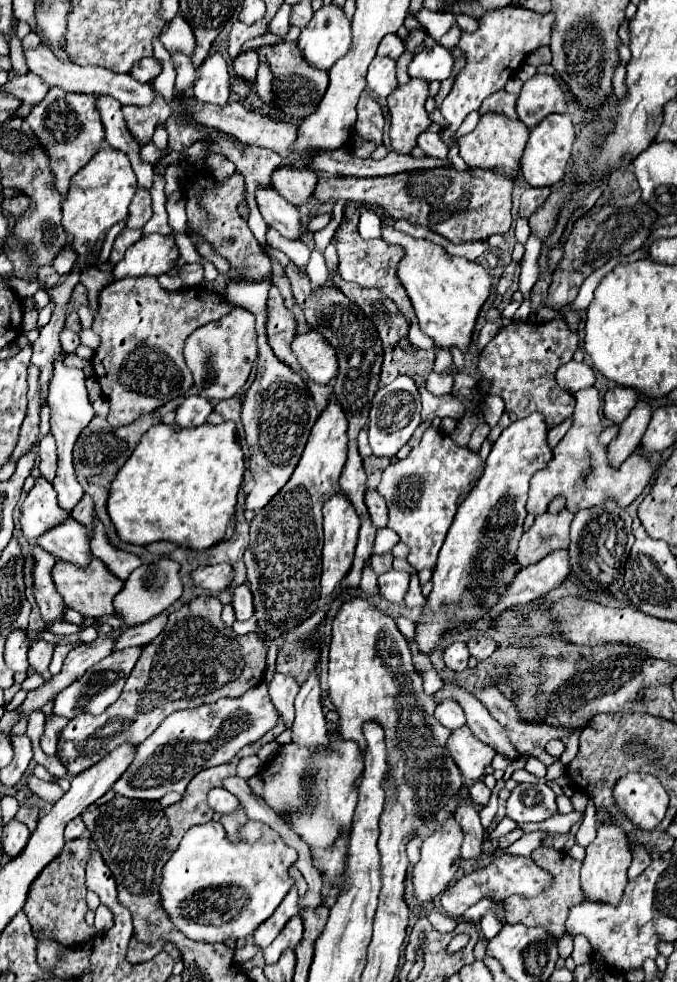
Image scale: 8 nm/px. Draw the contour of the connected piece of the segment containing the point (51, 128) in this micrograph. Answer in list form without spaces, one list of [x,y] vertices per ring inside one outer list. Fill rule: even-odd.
[[[51,87],[49,95],[37,103],[31,113],[27,115],[27,123],[33,127],[35,135],[47,147],[47,153],[53,161],[55,185],[61,197],[67,195],[69,179],[85,167],[85,163],[95,155],[97,149],[103,147],[103,123],[97,111],[97,97],[95,95],[65,95],[59,87]]]

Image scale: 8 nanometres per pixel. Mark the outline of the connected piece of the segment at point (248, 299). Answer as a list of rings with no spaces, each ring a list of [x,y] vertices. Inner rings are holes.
[[[187,225],[187,235],[195,237],[197,253],[205,261],[213,263],[217,267],[217,271],[225,277],[225,281],[227,281],[225,301],[251,311],[257,319],[257,323],[255,323],[257,347],[259,347],[257,377],[251,383],[247,395],[243,399],[241,423],[243,423],[245,435],[247,435],[247,445],[249,445],[249,453],[251,453],[251,475],[253,475],[253,487],[251,487],[251,491],[247,491],[245,509],[261,511],[281,491],[281,487],[289,481],[291,473],[295,471],[299,457],[305,449],[307,435],[309,435],[313,423],[317,421],[319,413],[317,413],[317,407],[315,407],[303,379],[291,367],[287,367],[285,363],[281,365],[281,361],[275,357],[273,349],[267,343],[265,323],[267,323],[269,283],[267,281],[253,283],[253,281],[245,281],[245,279],[229,275],[229,267],[231,267],[229,261],[223,259],[221,255],[217,255],[217,251],[211,247],[209,241],[205,241],[201,235],[195,235],[189,225]]]

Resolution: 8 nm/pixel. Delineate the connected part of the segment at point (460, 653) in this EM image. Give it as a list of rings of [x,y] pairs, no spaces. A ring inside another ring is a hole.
[[[451,643],[451,645],[445,649],[443,661],[445,661],[447,669],[451,669],[451,671],[463,671],[463,669],[467,669],[469,657],[471,657],[471,655],[469,655],[465,643]]]

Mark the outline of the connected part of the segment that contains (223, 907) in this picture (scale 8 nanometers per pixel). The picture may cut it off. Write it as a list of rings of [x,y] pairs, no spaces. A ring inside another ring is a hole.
[[[209,821],[185,833],[175,855],[171,855],[169,863],[163,871],[161,883],[161,903],[175,927],[189,935],[195,941],[213,941],[223,943],[227,937],[239,939],[251,935],[259,923],[263,923],[285,899],[291,887],[295,887],[295,879],[289,875],[289,867],[297,861],[297,851],[287,847],[283,839],[261,821],[247,821],[241,831],[239,841],[229,841],[223,825],[219,821]]]

